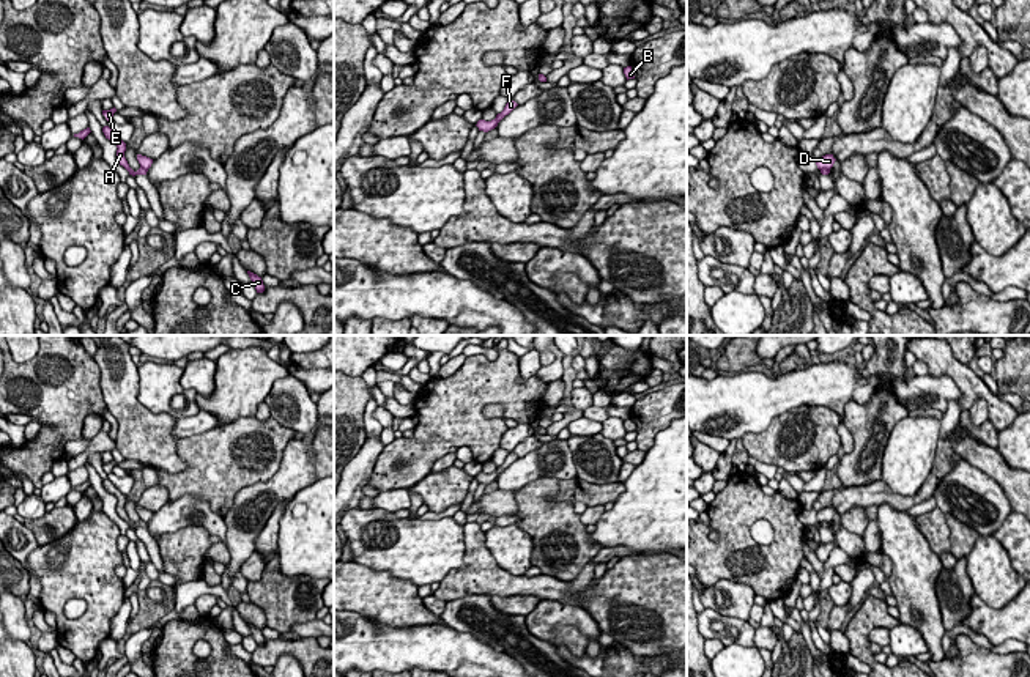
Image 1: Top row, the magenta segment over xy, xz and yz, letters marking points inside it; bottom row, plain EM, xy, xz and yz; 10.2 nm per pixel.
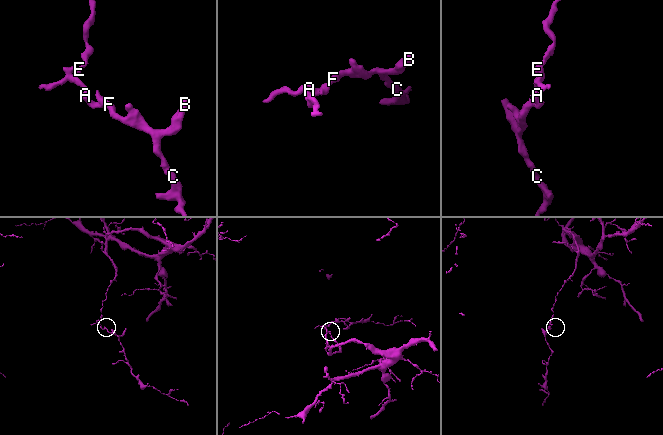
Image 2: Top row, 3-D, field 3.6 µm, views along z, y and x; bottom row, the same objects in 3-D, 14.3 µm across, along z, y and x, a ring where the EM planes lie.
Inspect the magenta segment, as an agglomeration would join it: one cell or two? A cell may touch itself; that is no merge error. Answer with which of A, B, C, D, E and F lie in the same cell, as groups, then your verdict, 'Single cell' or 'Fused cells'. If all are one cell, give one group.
Groups: A E / B C D F. Fused cells

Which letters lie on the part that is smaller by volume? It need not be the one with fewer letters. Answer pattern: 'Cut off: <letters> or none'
Cut off: B, C, D, F

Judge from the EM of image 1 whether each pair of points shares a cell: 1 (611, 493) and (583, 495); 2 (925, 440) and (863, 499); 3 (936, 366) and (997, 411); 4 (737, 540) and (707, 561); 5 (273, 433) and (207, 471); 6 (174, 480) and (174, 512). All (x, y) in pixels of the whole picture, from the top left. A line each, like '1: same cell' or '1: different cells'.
1: same cell
2: different cells
3: same cell
4: same cell
5: same cell
6: different cells

